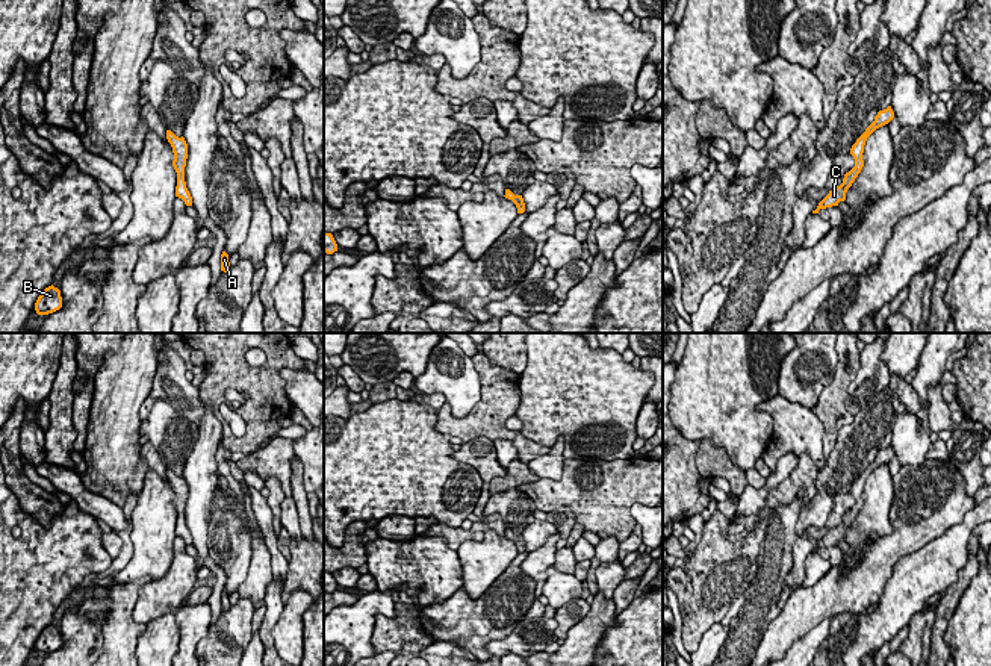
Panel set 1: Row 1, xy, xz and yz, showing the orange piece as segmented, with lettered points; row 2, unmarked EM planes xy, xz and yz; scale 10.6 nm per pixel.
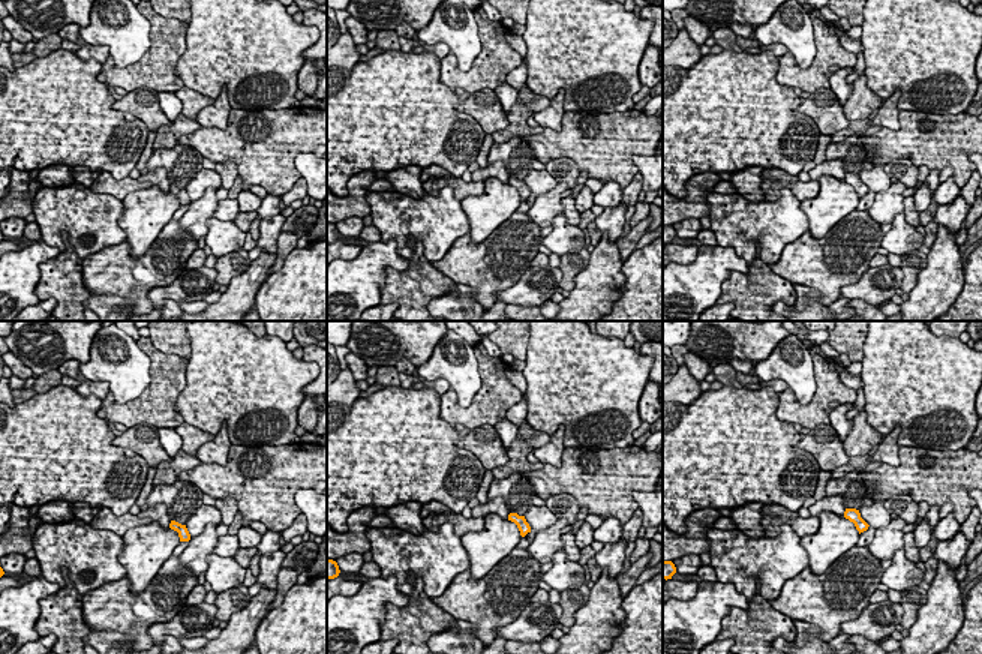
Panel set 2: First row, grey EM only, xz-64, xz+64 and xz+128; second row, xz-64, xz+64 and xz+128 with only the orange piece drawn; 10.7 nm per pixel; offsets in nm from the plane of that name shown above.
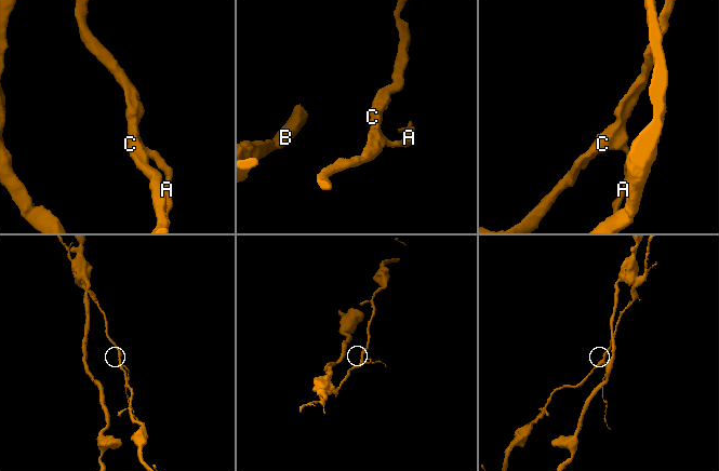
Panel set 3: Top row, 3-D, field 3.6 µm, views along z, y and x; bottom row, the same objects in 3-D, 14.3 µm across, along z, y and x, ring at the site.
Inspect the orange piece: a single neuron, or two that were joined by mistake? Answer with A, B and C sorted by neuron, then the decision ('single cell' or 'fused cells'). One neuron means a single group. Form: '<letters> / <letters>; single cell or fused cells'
A C / B; fused cells

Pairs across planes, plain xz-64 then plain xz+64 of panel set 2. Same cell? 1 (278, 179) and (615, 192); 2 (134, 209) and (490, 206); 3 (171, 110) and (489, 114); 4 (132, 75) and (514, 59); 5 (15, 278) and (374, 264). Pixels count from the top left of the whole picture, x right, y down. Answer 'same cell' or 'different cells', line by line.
1: different cells
2: same cell
3: different cells
4: same cell
5: same cell

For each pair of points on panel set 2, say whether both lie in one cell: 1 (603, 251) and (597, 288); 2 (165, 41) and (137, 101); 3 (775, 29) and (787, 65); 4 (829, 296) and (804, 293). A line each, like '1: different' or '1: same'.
1: same
2: different
3: different
4: different

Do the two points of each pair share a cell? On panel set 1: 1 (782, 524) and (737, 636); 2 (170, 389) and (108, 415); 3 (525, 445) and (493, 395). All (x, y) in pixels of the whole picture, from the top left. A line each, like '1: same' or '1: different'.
1: same
2: different
3: different

